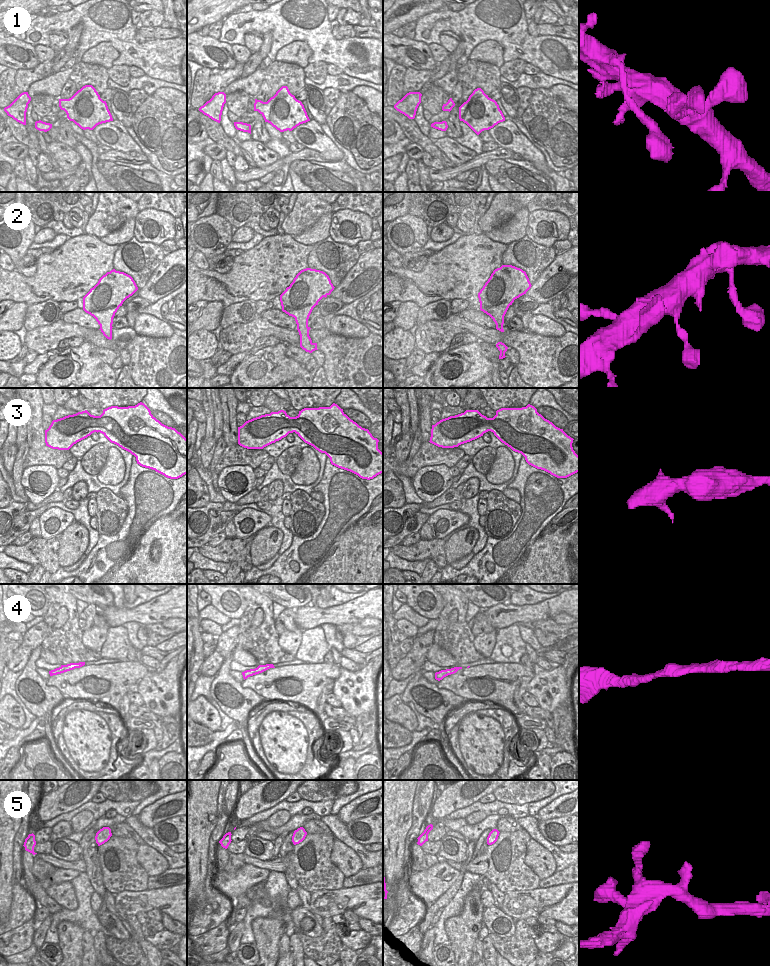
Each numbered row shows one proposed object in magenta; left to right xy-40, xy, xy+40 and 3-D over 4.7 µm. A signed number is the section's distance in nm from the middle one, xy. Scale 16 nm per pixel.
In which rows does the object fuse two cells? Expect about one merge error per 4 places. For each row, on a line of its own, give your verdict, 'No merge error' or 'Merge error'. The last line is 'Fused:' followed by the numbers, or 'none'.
1: No merge error
2: No merge error
3: No merge error
4: No merge error
5: No merge error
Fused: none.

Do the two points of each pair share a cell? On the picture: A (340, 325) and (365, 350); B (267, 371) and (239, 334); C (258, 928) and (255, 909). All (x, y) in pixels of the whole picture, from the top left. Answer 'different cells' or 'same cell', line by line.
A: different cells
B: different cells
C: different cells

